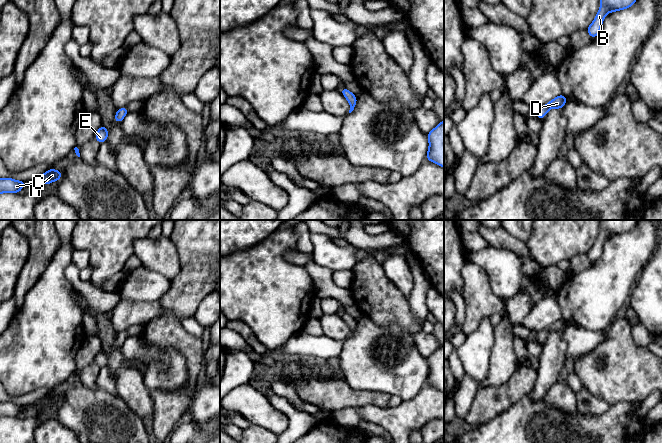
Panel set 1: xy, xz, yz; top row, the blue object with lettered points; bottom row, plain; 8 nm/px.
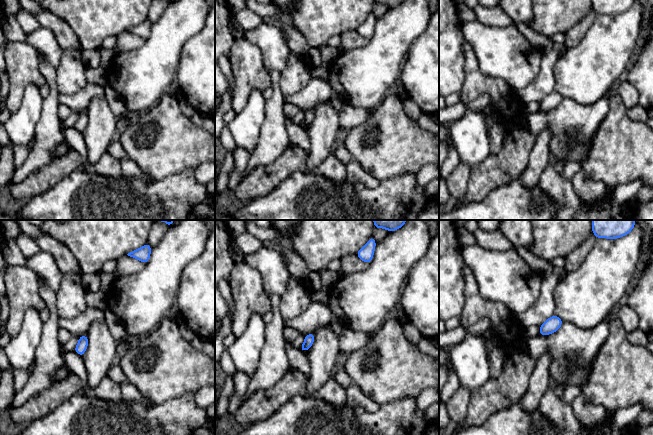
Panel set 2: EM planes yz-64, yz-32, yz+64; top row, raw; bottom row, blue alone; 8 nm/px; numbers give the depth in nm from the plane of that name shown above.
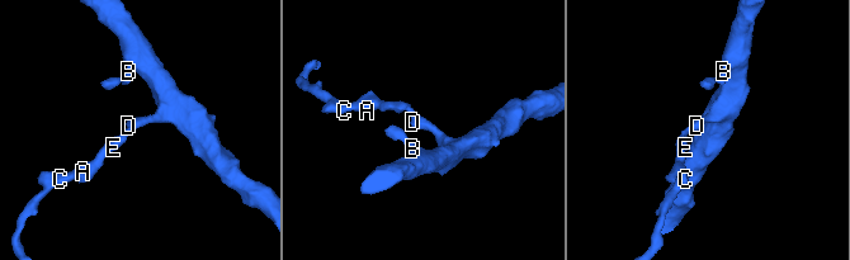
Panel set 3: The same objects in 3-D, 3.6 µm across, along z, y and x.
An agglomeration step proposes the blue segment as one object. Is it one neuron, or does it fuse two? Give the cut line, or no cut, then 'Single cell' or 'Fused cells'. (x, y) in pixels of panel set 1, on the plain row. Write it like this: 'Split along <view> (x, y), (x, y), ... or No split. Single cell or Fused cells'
No split. Single cell

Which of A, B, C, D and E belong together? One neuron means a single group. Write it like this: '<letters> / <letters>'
A B C D E

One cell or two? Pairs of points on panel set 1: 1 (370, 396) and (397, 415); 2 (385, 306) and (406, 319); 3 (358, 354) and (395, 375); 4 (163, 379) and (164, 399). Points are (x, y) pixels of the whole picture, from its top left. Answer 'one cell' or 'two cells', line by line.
1: two cells
2: one cell
3: one cell
4: two cells

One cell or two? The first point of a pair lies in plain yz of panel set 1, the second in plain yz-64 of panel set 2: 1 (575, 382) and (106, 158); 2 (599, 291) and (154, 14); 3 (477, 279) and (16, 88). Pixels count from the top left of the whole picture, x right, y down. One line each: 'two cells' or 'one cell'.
1: two cells
2: two cells
3: one cell

